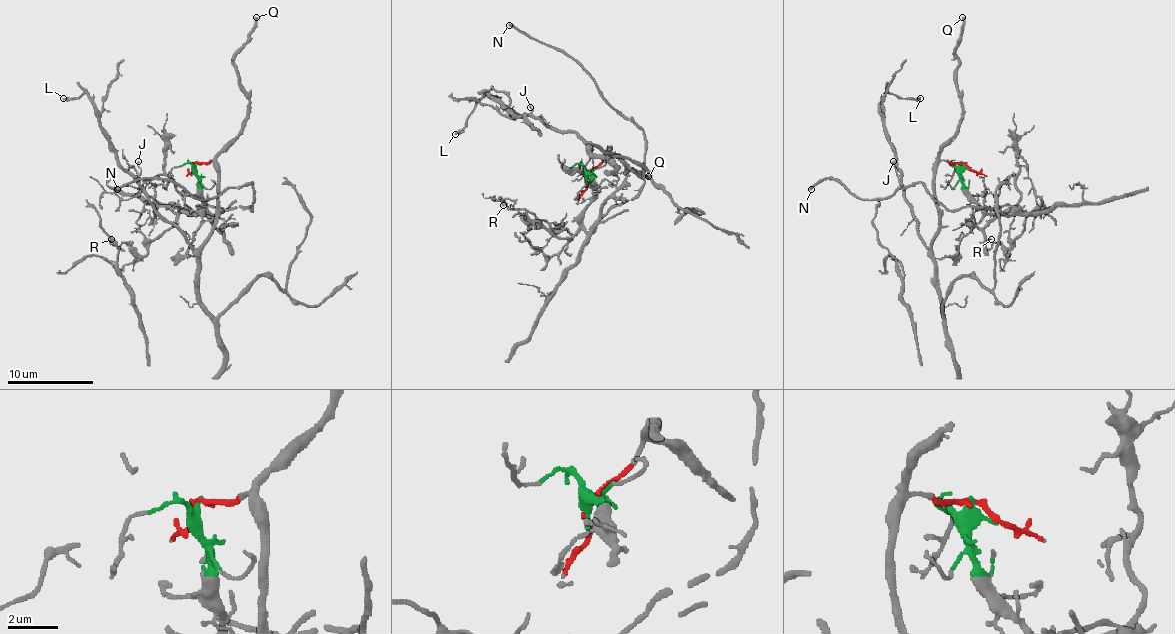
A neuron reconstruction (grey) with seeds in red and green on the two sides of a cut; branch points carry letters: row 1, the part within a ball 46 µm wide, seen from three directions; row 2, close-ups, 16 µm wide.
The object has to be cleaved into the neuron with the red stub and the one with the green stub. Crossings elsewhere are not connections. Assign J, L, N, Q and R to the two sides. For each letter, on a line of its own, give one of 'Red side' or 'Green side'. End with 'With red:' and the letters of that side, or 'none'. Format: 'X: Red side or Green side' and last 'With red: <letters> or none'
J: Red side
L: Red side
N: Green side
Q: Red side
R: Green side
With red: J, L, Q

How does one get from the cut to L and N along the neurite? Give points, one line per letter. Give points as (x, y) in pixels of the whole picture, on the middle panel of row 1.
L: (586, 180), (610, 147), (608, 152), (573, 132), (549, 128), (487, 93), (454, 134)
N: (586, 178), (595, 195), (584, 212), (586, 229), (638, 193), (644, 134), (573, 59), (508, 24)

